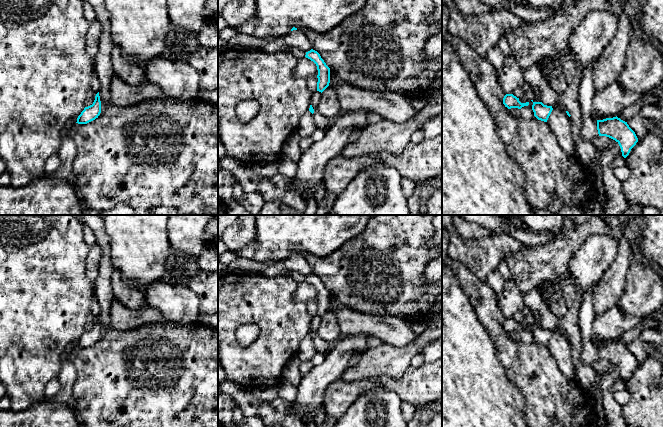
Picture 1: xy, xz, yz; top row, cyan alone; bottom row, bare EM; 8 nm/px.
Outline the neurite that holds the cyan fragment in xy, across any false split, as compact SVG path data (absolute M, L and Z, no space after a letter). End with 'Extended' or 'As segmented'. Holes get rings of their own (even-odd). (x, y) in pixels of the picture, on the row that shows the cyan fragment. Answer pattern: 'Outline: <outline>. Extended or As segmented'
Outline: M99 92L95 96L95 100L92 105L85 107L84 110L81 112L81 114L77 118L78 124L87 124L96 118L101 113L101 101L100 101L100 96Z. As segmented

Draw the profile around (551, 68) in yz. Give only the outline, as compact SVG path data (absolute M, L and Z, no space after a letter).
M544 56L541 61L541 73L549 87L557 94L565 93L569 80L565 77L561 61L552 56Z

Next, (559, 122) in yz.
M562 102L555 103L552 108L553 110L547 120L547 124L555 133L564 152L569 156L575 156L576 145L571 132L571 121L566 113L567 108Z

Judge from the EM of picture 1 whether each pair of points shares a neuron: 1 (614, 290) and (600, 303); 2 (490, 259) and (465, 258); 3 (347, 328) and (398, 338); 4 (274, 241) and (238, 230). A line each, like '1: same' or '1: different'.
1: same
2: same
3: same
4: different

